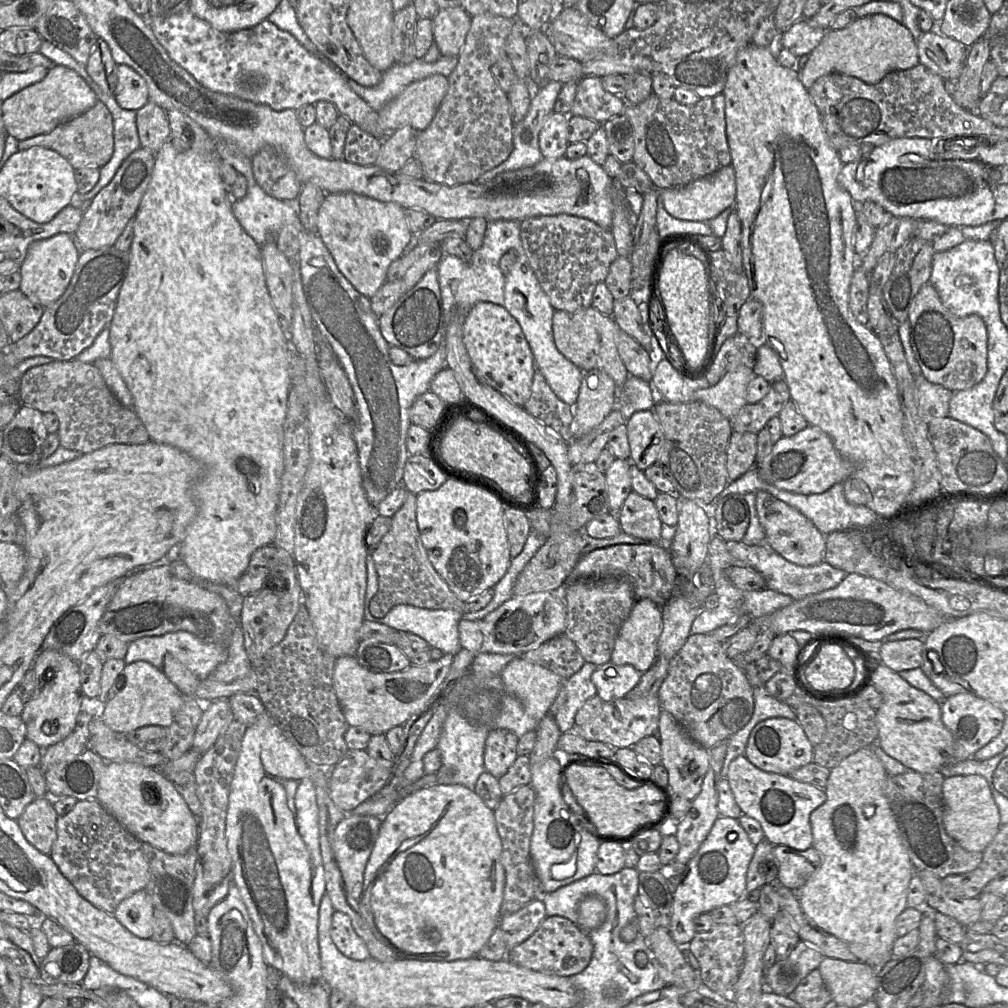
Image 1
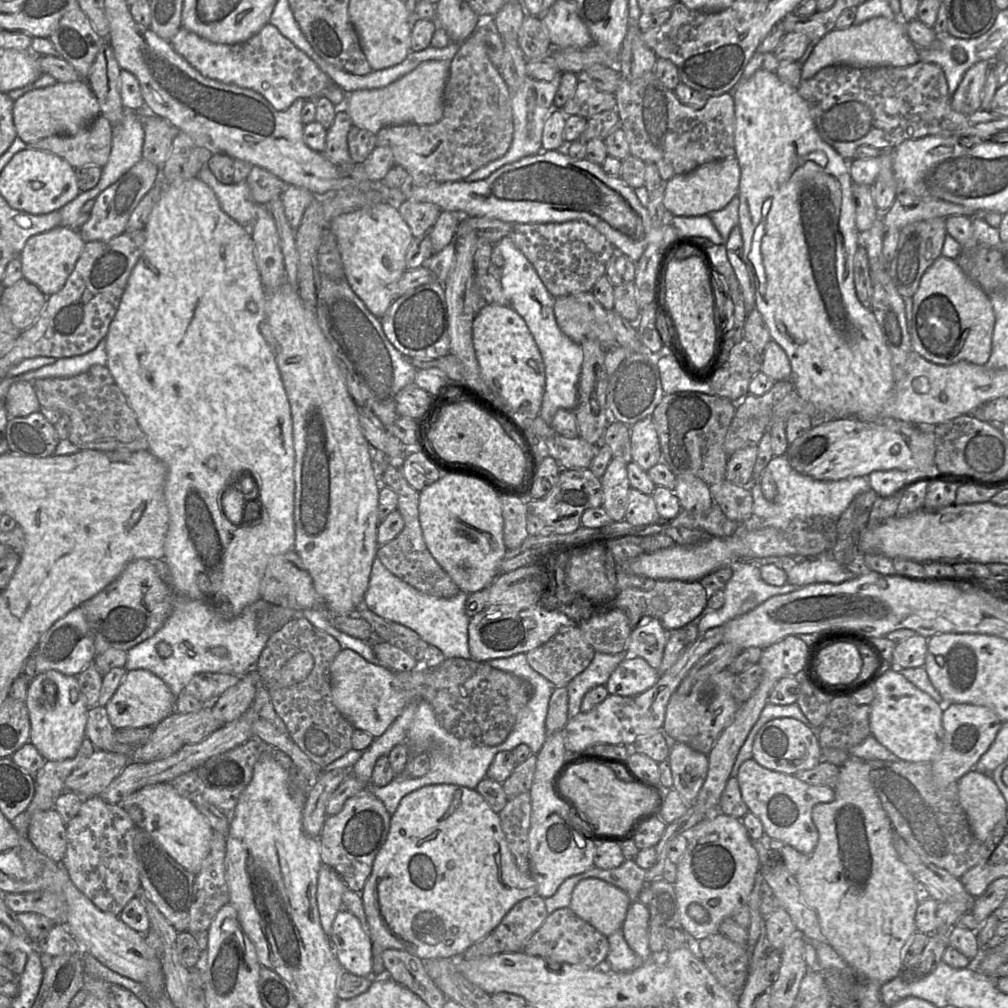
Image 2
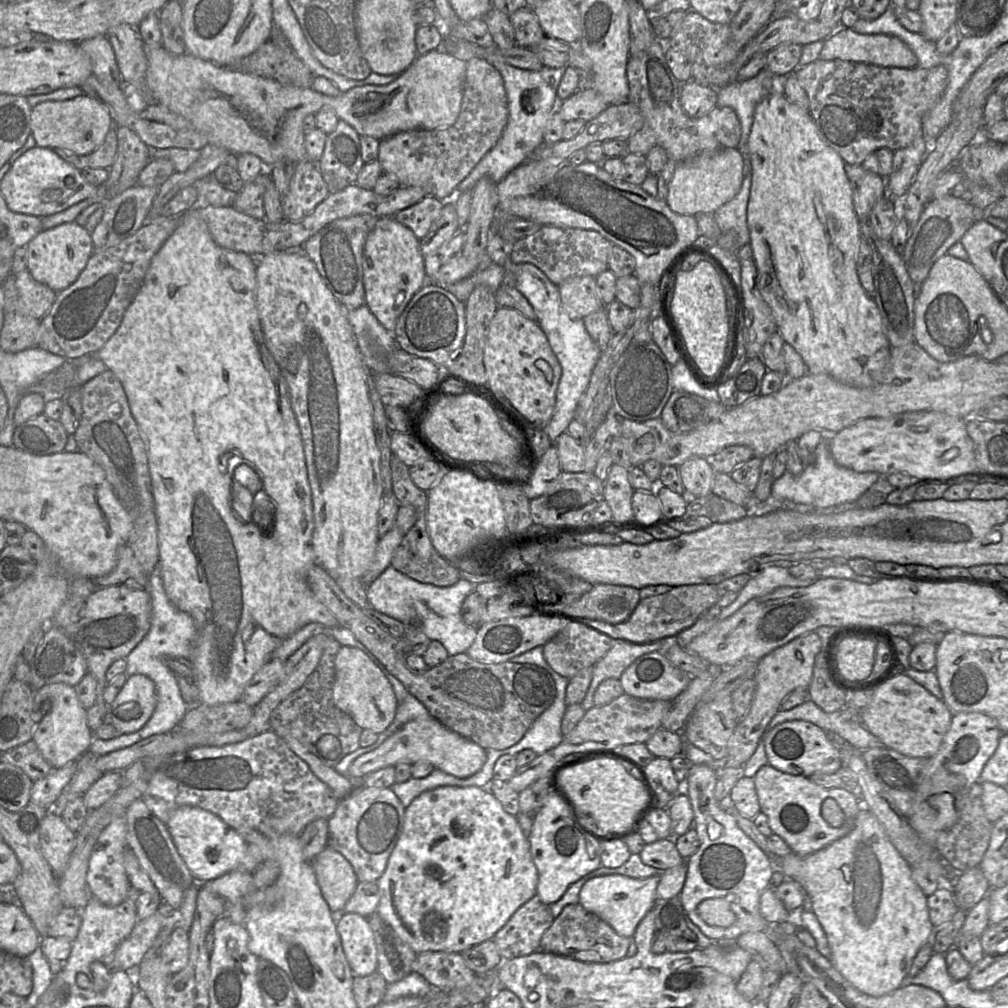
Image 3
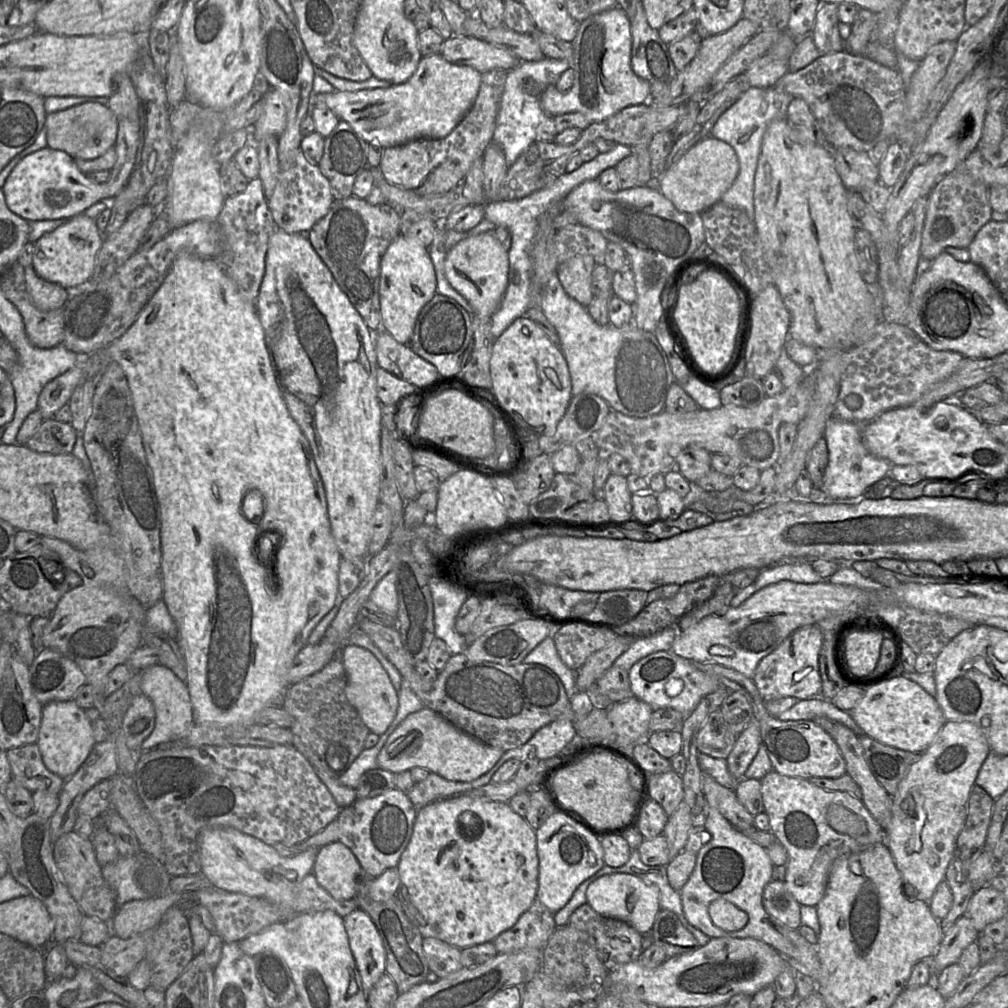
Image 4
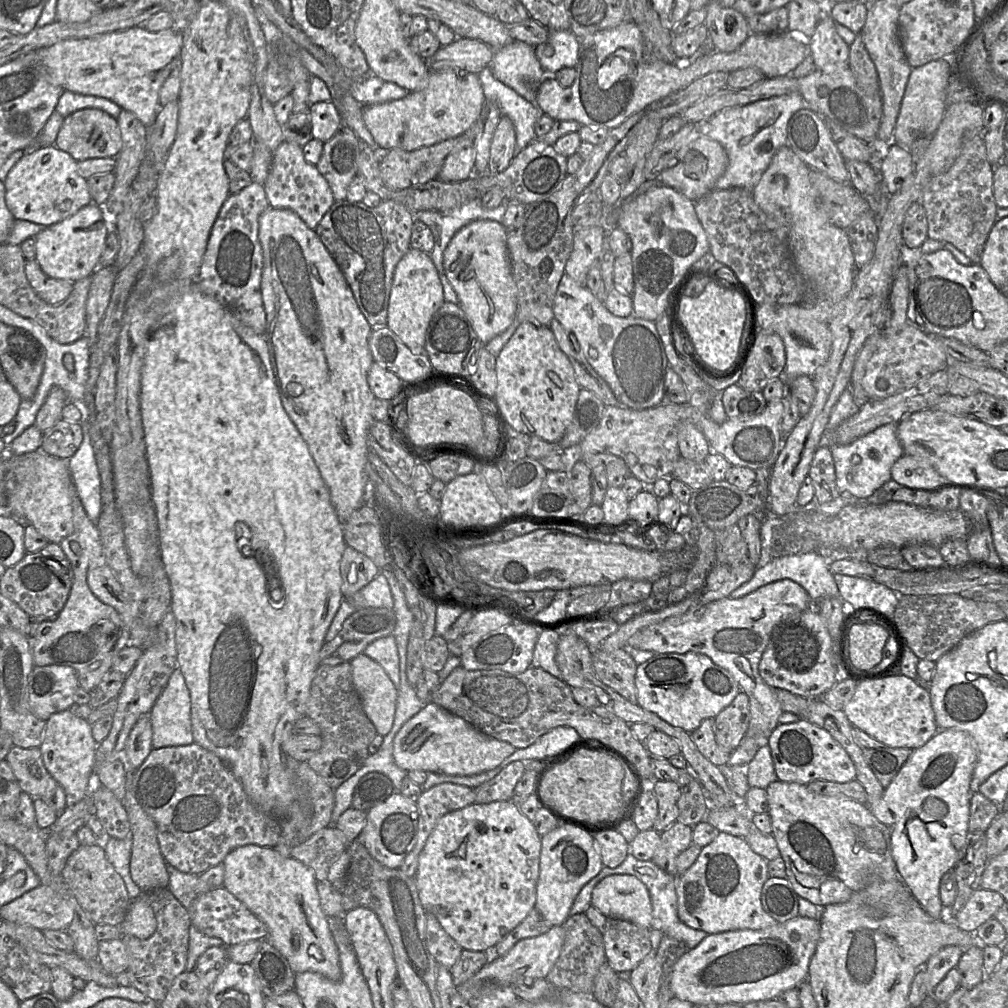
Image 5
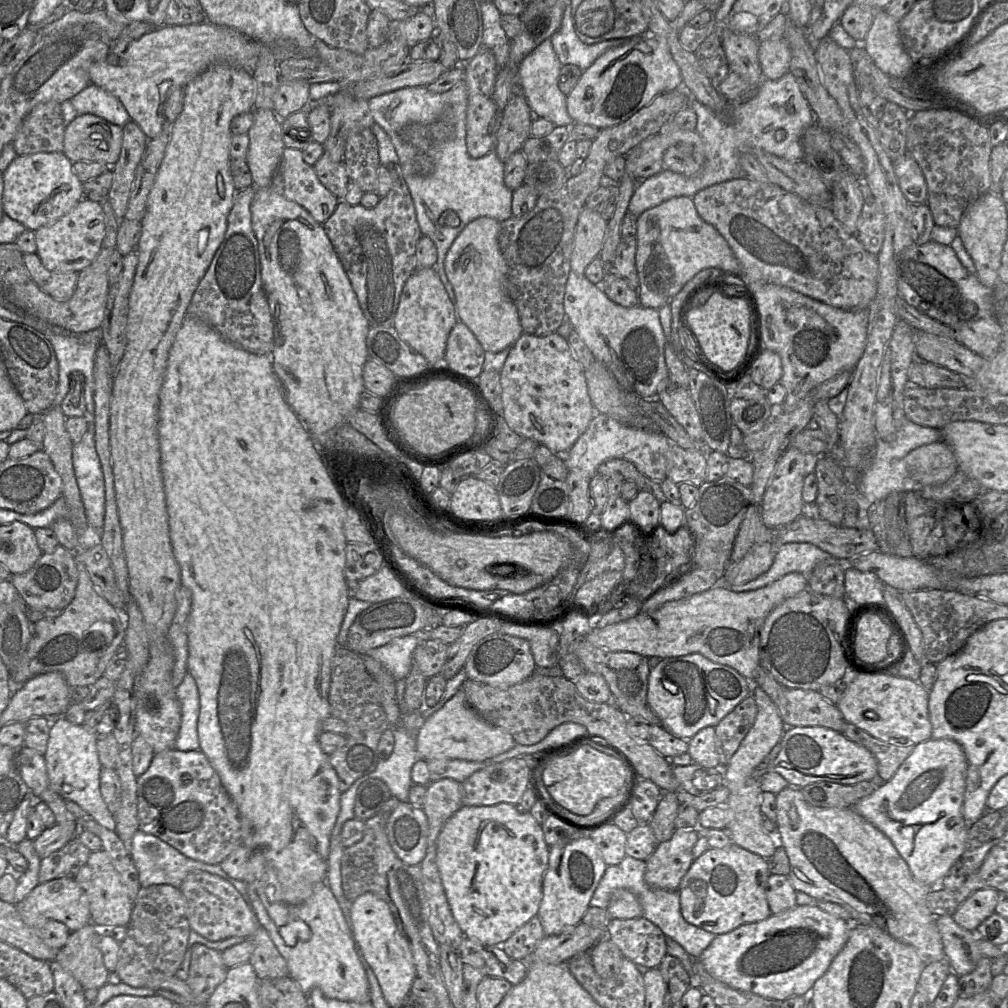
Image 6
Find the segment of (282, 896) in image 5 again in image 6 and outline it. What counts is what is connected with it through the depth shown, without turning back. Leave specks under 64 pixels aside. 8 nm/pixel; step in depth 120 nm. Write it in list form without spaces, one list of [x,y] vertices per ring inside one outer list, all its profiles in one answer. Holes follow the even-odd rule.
[[[255,852],[249,860],[249,873],[247,873],[247,901],[250,904],[259,925],[268,933],[280,954],[285,958],[289,976],[308,994],[311,989],[319,988],[322,993],[331,999],[341,1001],[364,1003],[370,1001],[369,983],[365,968],[361,961],[361,954],[354,940],[351,924],[347,922],[340,906],[326,882],[315,885],[312,895],[299,905],[288,905],[271,901],[265,895],[265,888],[255,880],[264,873],[267,861],[260,852]]]

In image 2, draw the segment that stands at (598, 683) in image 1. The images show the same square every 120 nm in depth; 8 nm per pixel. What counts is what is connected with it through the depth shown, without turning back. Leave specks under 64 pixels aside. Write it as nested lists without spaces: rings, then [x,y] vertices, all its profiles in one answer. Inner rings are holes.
[[[643,658],[625,659],[609,677],[606,688],[610,695],[635,696],[653,687],[661,674]]]

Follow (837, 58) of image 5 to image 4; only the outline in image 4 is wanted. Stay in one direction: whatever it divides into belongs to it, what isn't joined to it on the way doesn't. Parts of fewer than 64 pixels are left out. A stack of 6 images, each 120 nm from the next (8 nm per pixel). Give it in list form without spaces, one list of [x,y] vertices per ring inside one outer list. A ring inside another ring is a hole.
[[[821,3],[818,8],[811,37],[821,55],[846,49],[846,43],[838,31],[838,4]]]

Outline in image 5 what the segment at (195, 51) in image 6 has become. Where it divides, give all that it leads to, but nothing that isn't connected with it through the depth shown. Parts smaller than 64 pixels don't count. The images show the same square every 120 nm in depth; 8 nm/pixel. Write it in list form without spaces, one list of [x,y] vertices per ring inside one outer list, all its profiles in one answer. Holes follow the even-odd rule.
[[[138,25],[86,38],[66,39],[35,50],[50,82],[63,90],[99,96],[135,114],[149,128],[160,109],[159,91],[175,67],[180,69],[182,32],[170,28],[151,32]]]

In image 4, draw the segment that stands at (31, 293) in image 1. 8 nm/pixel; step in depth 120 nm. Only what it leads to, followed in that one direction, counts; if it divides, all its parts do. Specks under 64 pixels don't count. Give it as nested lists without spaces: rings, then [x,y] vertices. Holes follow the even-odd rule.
[[[84,213],[78,214],[34,243],[32,266],[41,278],[59,284],[67,290],[74,290],[92,277],[96,255],[103,238],[104,235],[98,230],[95,219]]]

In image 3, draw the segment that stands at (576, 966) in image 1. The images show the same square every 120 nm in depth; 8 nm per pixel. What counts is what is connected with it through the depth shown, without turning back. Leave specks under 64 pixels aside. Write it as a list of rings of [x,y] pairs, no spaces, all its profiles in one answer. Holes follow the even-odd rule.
[[[577,903],[564,907],[561,914],[554,919],[553,924],[543,934],[538,951],[584,963],[603,964],[625,958],[630,942],[630,938],[618,935],[609,924]]]

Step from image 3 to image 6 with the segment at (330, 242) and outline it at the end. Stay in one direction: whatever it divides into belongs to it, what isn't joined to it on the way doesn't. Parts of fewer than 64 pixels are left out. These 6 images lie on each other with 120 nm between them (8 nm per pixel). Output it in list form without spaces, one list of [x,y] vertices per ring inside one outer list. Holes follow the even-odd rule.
[[[400,165],[389,168],[393,181],[392,187],[387,195],[380,198],[375,207],[365,208],[361,204],[351,205],[340,200],[334,213],[322,224],[347,273],[361,310],[370,326],[393,326],[404,285],[416,271],[416,246],[422,236],[416,218],[415,206],[402,169]]]

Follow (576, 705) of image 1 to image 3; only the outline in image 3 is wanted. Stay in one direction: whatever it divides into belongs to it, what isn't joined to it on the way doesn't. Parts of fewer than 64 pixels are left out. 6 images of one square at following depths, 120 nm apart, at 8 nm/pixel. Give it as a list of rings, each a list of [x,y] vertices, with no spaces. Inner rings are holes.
[[[614,640],[614,644],[594,666],[591,683],[580,704],[585,711],[594,707],[593,696],[599,684],[607,679],[620,679],[623,672],[639,657],[659,651],[661,641],[635,644],[625,640]]]

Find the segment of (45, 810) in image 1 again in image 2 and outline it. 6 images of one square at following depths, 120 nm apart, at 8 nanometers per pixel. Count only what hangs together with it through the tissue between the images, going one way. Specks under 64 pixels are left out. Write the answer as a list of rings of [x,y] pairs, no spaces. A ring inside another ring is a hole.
[[[54,808],[32,815],[27,839],[52,861],[62,862],[67,848],[66,824]]]

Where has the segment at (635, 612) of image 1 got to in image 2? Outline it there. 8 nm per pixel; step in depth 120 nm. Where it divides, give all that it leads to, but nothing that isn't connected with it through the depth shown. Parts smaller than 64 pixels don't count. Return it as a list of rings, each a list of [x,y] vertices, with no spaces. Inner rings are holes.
[[[646,617],[635,626],[630,634],[626,659],[643,658],[654,669],[660,668],[668,641],[666,630],[658,619]]]

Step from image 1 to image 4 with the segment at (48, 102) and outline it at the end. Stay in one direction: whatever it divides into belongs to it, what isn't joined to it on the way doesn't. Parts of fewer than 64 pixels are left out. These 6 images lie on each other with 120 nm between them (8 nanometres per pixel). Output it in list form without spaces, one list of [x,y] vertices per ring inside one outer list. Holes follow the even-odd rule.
[[[85,102],[47,114],[44,129],[47,134],[47,147],[64,151],[74,159],[94,159],[114,147],[118,122],[107,105]]]

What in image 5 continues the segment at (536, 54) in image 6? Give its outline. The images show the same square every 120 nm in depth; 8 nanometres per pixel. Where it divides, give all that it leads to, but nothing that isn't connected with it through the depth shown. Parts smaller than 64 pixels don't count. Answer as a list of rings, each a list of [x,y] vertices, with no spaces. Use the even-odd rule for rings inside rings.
[[[512,41],[506,46],[495,50],[494,57],[490,65],[490,69],[493,71],[493,74],[496,79],[503,82],[507,86],[514,89],[520,96],[525,98],[527,101],[536,105],[537,93],[539,86],[549,77],[554,77],[545,72],[535,54],[535,47],[526,44],[522,41]]]

